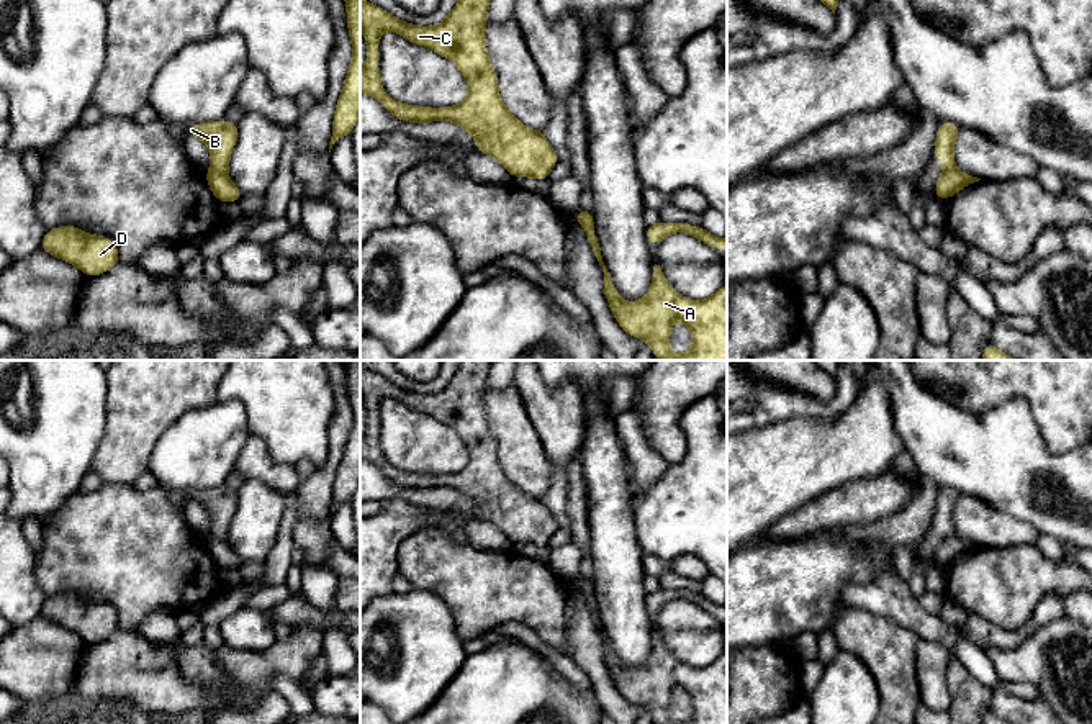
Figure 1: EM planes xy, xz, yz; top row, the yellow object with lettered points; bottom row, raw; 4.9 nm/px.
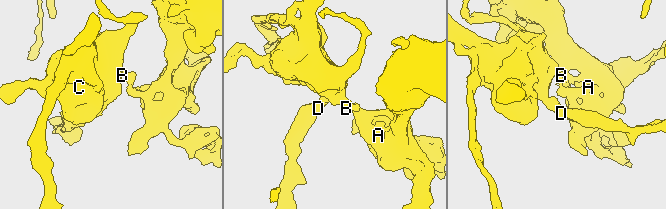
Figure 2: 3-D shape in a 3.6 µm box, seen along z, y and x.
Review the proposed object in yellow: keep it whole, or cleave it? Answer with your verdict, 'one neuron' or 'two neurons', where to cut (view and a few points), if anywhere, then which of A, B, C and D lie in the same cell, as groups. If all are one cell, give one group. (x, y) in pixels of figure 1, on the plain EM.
two neurons; cut in xy along (212, 534), (225, 539); A / B C D

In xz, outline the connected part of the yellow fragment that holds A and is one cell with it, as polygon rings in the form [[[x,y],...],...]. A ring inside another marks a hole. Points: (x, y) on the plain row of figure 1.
[[[578,577],[573,585],[586,598],[604,639],[609,675],[627,701],[648,709],[655,724],[727,724],[727,650],[707,667],[688,667],[675,658],[655,631],[647,663],[635,670],[624,668],[617,663],[611,640],[604,634],[593,583]],[[675,686],[681,686],[691,696],[693,714],[684,722],[676,722],[668,711]]]

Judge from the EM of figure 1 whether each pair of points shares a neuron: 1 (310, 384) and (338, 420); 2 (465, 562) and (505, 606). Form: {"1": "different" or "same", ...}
{"1": "different", "2": "same"}

